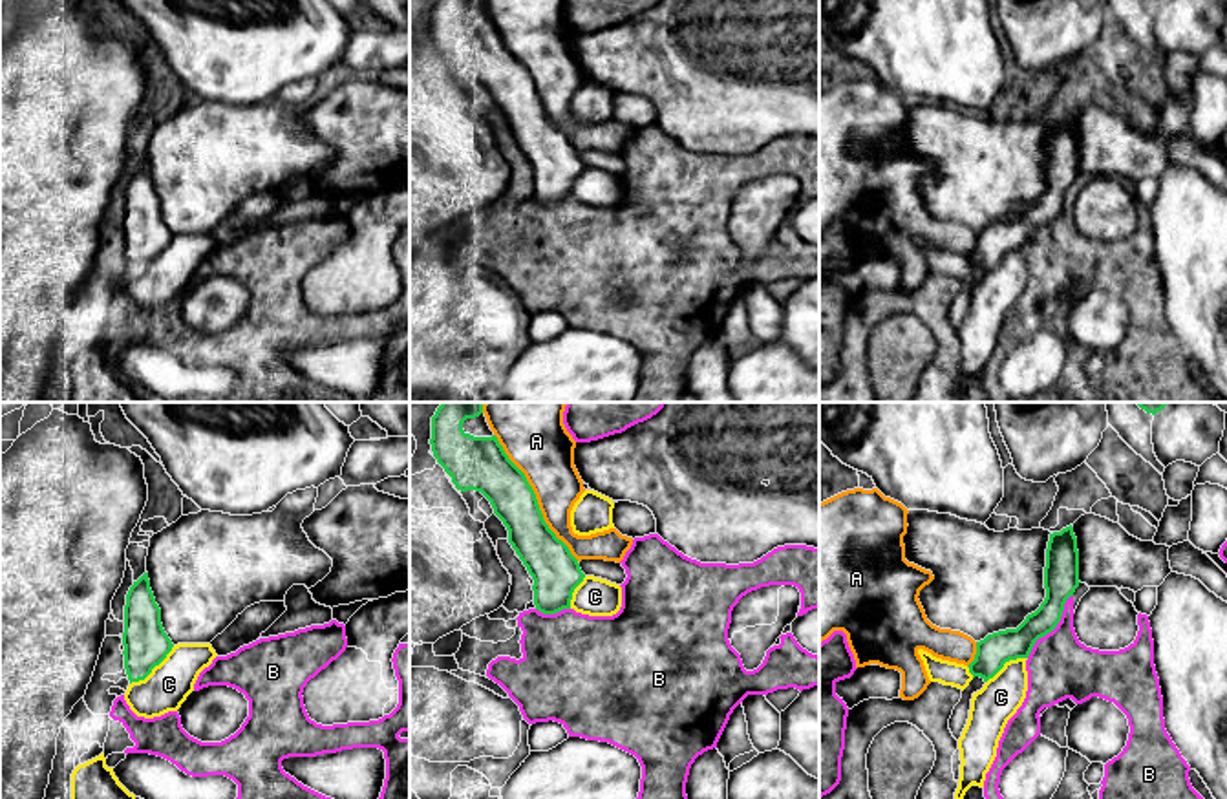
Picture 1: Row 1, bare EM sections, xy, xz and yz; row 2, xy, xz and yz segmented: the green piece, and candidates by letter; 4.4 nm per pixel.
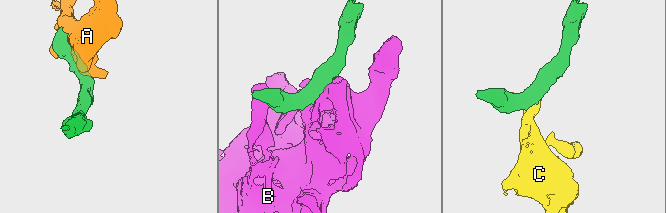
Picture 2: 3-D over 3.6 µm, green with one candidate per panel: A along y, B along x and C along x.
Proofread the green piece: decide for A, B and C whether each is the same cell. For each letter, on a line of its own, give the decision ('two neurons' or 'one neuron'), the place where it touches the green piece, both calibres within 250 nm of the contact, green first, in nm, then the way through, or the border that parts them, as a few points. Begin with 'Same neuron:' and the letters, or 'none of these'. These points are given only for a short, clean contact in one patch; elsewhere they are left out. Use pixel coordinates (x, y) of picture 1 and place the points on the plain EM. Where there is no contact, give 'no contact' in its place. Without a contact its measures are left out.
Same neuron: A
A: one neuron; meets green in xz at (534, 88); 220 nm thick on the green side, 280 nm on the other
B: two neurons; meets green in yz at (1054, 218); 160 nm thick on the green side, 280 nm on the other; border along yz (1072, 185), (1065, 194), (1061, 211), (1035, 233), (1026, 247)
C: two neurons; meets green in xy at (152, 258); 200 nm thick on the green side, 200 nm on the other; border along xy (174, 236), (143, 269), (130, 275)

